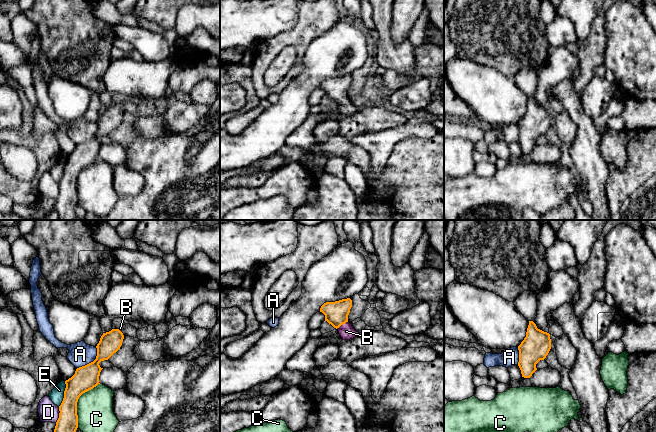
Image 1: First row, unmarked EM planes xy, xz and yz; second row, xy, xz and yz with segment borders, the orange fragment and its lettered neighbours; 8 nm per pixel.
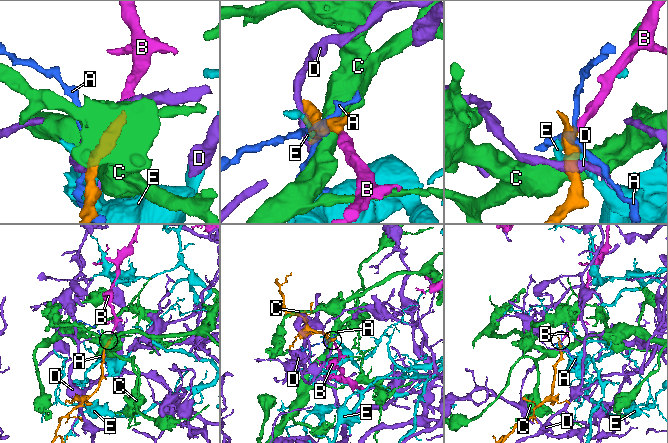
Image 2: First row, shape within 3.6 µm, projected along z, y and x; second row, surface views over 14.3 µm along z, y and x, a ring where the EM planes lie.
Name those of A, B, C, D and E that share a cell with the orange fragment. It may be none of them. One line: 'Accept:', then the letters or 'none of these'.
Accept: B

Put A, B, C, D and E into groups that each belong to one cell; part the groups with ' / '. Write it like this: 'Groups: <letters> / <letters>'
Groups: A / B / C / D / E

